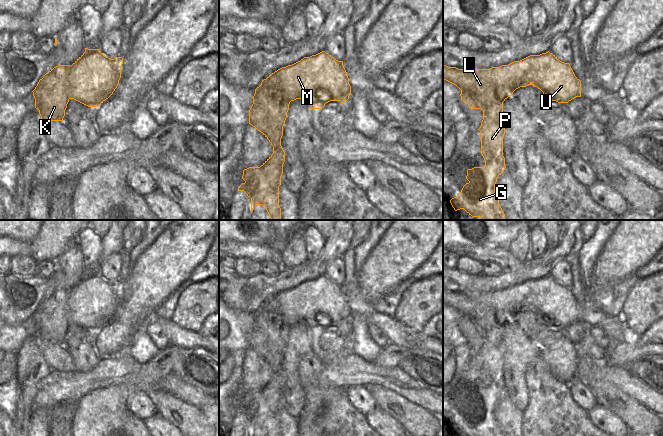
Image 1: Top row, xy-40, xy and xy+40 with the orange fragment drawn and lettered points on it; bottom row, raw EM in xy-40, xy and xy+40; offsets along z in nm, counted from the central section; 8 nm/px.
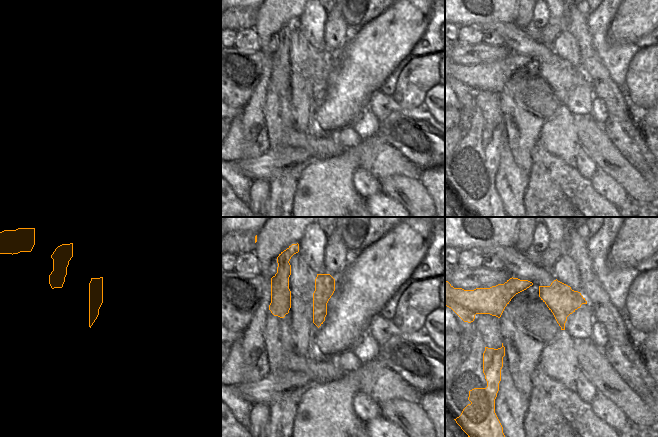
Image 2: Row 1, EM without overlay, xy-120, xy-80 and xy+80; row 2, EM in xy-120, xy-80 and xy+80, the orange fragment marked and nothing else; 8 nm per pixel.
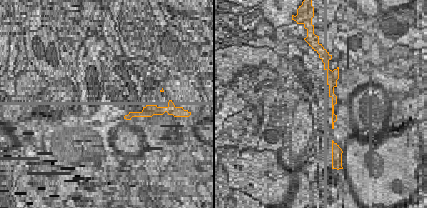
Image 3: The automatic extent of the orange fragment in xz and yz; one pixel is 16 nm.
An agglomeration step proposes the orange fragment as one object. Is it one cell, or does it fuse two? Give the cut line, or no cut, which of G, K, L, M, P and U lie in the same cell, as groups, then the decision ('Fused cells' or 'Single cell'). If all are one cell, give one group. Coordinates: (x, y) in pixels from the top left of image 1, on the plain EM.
Split along xy (261, 308), (278, 310), (290, 325). Groups: G K P / L M U. Fused cells

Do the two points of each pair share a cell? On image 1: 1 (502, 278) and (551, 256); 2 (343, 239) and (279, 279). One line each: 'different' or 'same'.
1: same
2: same

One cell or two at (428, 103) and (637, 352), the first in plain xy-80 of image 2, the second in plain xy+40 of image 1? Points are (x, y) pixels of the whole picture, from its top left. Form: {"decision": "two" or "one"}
{"decision": "one"}

